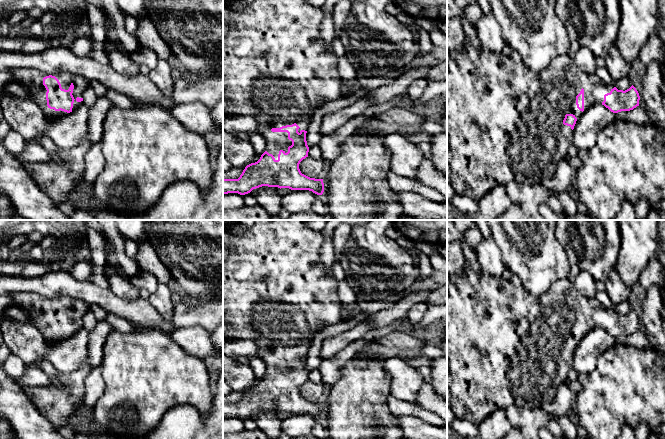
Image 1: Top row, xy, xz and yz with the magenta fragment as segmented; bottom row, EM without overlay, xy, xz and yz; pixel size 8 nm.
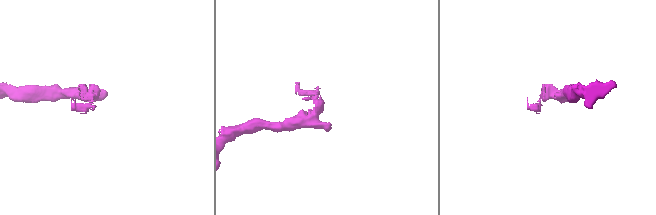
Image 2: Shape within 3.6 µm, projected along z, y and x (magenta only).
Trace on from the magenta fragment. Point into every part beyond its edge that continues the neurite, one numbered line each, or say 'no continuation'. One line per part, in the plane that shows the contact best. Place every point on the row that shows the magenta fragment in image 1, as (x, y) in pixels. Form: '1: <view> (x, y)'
1: xz (276, 69)

